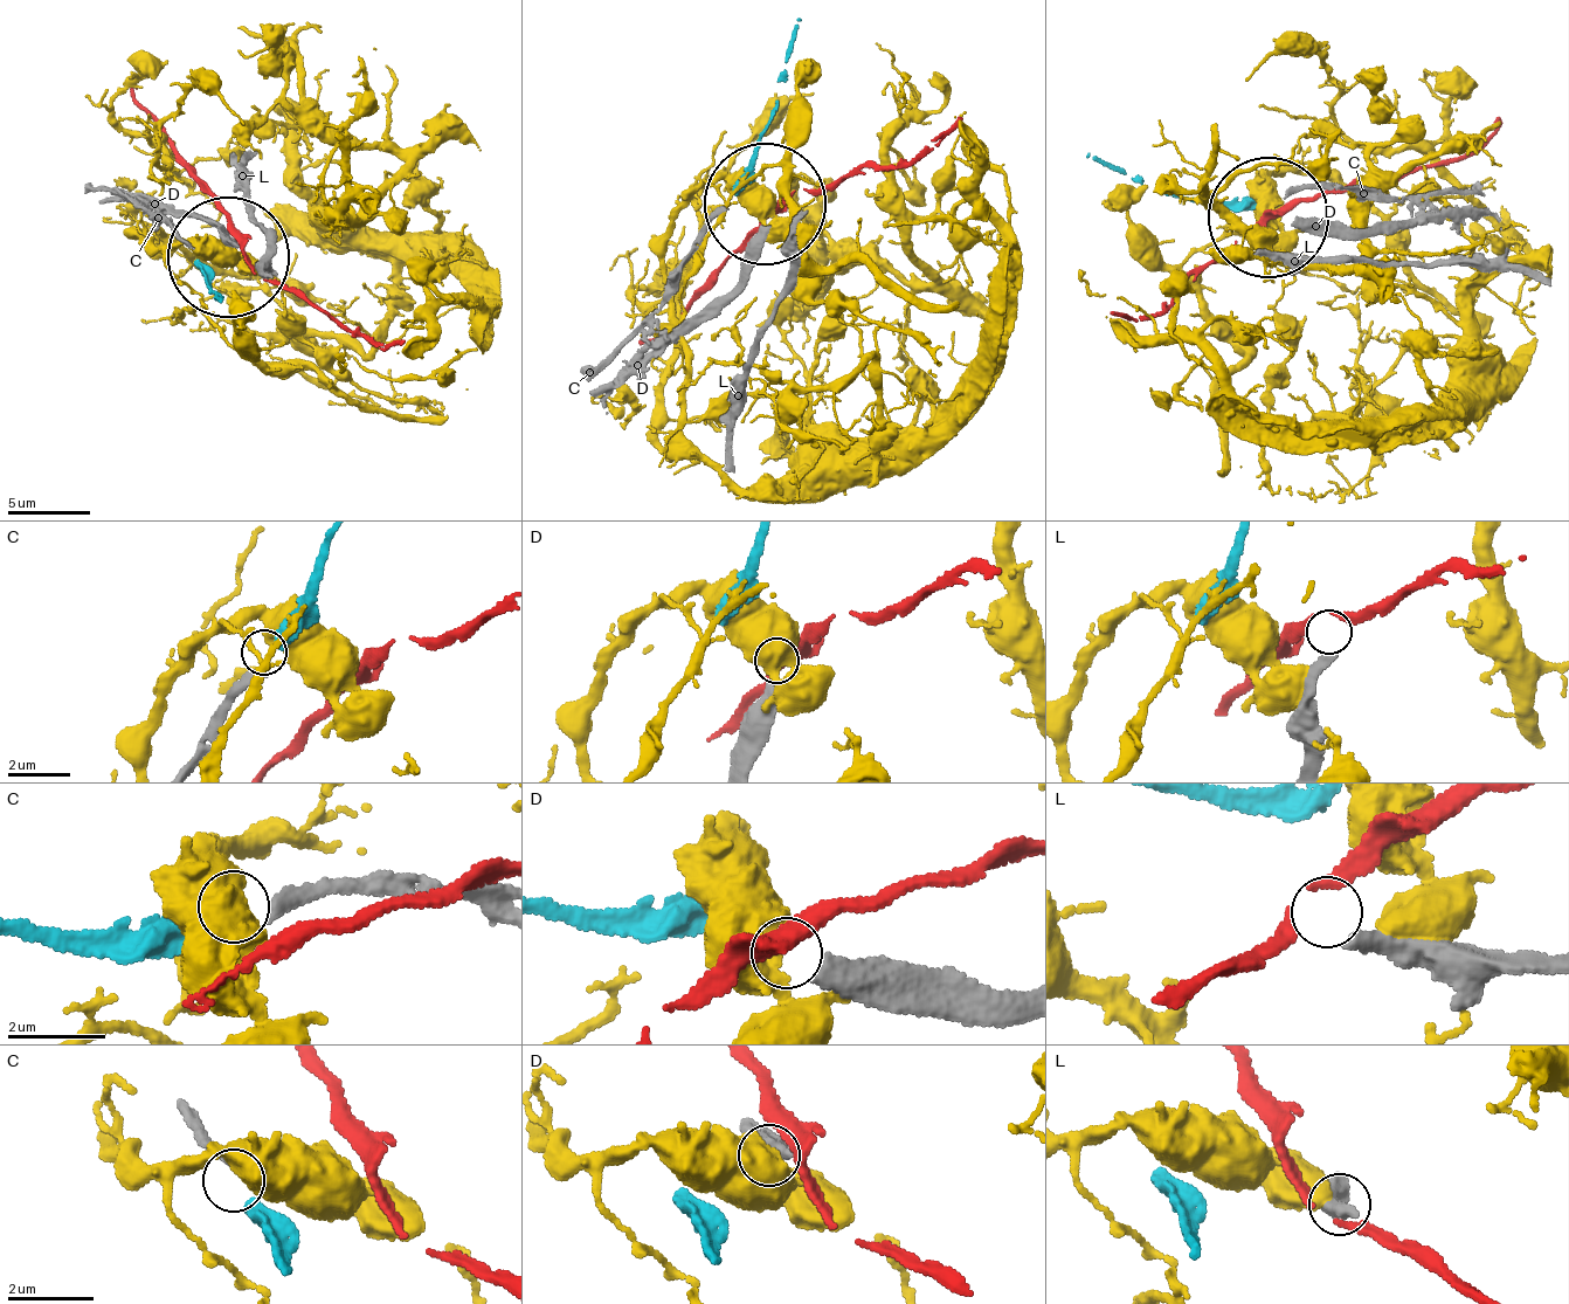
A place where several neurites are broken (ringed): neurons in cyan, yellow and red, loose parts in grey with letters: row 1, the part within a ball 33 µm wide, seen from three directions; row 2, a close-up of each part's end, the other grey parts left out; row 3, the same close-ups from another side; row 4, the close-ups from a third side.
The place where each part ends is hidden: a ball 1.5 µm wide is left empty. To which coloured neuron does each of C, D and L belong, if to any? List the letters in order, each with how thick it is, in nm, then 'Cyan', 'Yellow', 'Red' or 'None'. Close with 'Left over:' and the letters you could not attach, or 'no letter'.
C: Thickness 190 nm. Cyan
D: Thickness 400 nm. None
L: Thickness 340 nm. None
Left over: D, L

